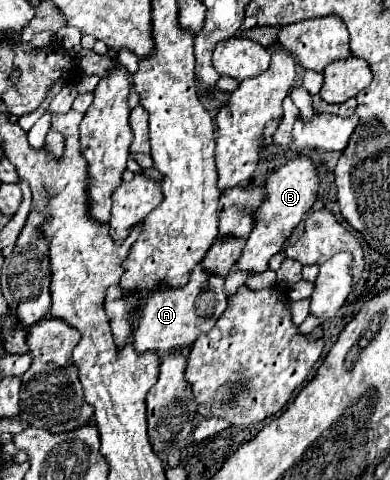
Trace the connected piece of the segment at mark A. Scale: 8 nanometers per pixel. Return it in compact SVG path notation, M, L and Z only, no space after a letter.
M197 263L189 275L189 281L183 287L159 285L159 289L151 289L151 293L147 293L145 297L139 329L135 331L135 349L139 353L153 349L159 353L159 357L163 357L171 349L191 347L195 337L199 333L207 333L227 307L223 283L223 275L209 273L201 263Z

